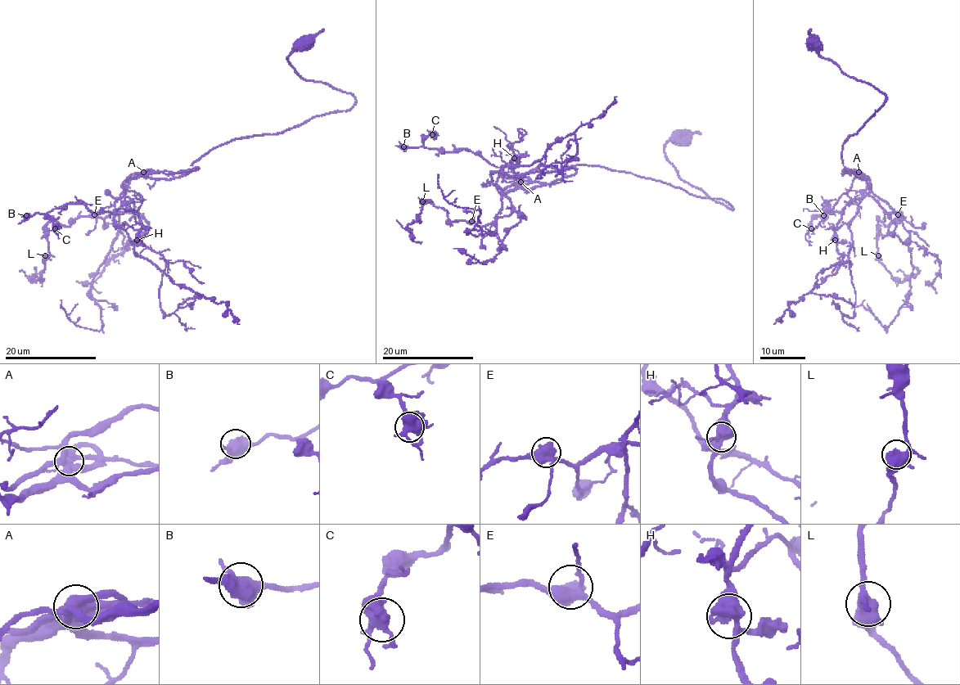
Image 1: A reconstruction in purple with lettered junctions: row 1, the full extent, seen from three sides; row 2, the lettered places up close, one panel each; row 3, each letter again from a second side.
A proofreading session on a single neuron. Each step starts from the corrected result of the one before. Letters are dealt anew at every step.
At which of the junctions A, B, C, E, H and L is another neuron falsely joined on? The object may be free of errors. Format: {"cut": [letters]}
{"cut": []}

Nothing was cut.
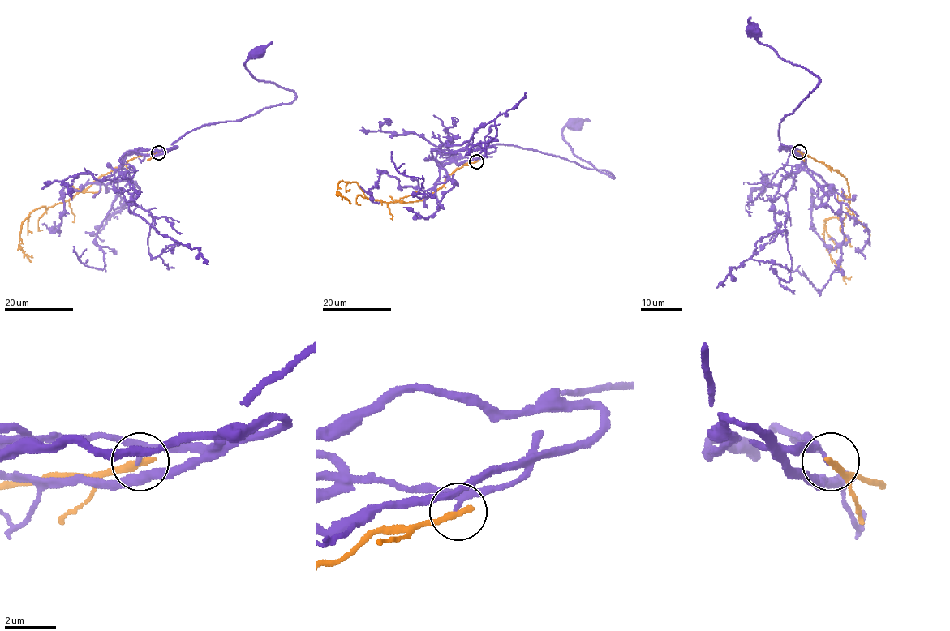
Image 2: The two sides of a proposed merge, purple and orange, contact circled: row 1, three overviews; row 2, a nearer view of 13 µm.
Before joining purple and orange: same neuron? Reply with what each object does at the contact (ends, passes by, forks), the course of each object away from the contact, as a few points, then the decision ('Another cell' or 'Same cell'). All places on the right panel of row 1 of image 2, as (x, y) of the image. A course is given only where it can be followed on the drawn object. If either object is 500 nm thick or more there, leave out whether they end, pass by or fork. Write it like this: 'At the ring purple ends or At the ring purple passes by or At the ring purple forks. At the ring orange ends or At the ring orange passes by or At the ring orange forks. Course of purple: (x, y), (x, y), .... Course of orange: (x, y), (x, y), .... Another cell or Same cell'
At the ring purple passes by. At the ring orange ends. Course of purple: (799, 152), (781, 144), (779, 125), (807, 97), (818, 79), (801, 66), (784, 61), (761, 43), (754, 31). Course of orange: (799, 152), (847, 179), (848, 209), (841, 220), (826, 218), (824, 238), (836, 267), (846, 278), (851, 276). Another cell

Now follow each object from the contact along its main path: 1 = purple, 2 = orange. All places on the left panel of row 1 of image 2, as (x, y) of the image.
1: (158, 152), (175, 149), (174, 142), (192, 130), (240, 120), (296, 96), (255, 78), (244, 63), (257, 53)
2: (158, 152), (138, 156), (68, 199), (34, 209), (23, 223), (19, 247), (32, 255)

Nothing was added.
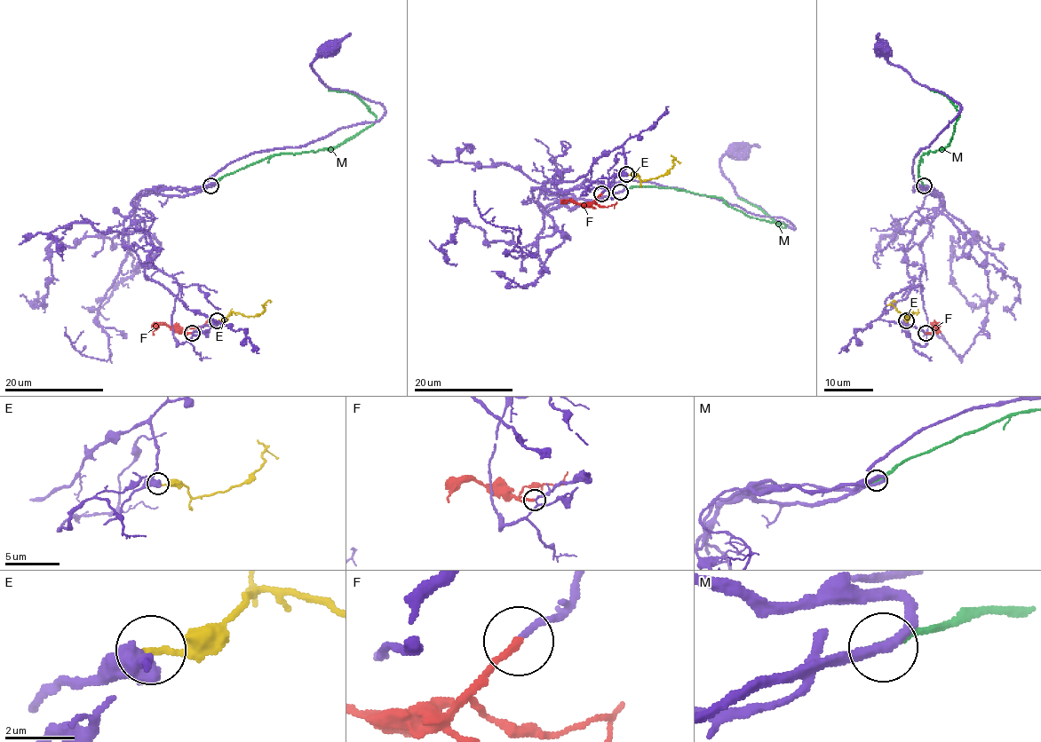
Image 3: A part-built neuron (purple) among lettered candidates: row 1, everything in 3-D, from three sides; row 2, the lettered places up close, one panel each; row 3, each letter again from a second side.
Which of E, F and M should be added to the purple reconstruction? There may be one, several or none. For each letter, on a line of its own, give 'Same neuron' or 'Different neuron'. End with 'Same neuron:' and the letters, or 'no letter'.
E: Different neuron
F: Same neuron
M: Different neuron
Same neuron: F

